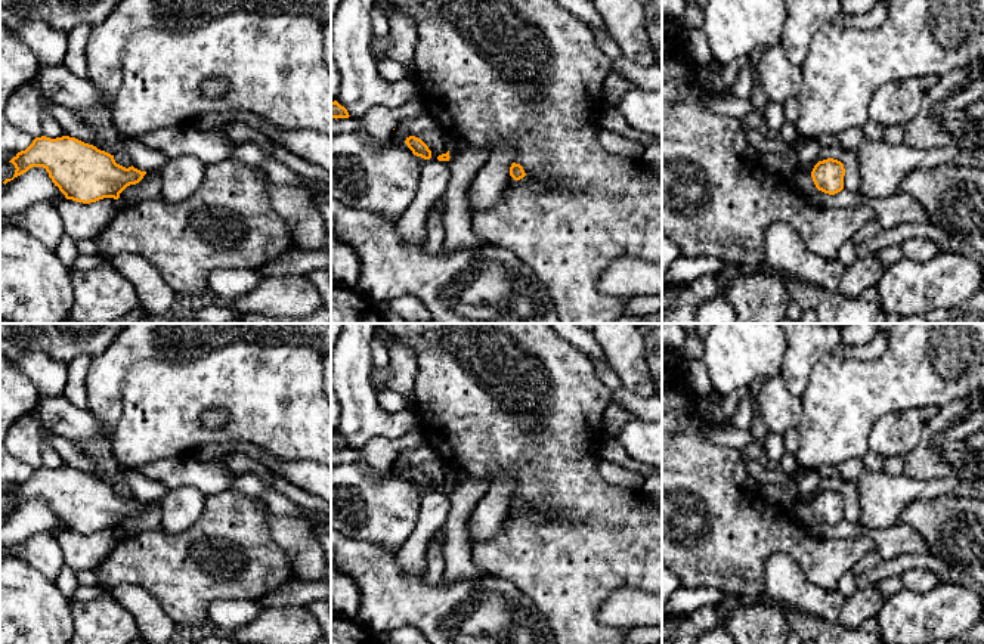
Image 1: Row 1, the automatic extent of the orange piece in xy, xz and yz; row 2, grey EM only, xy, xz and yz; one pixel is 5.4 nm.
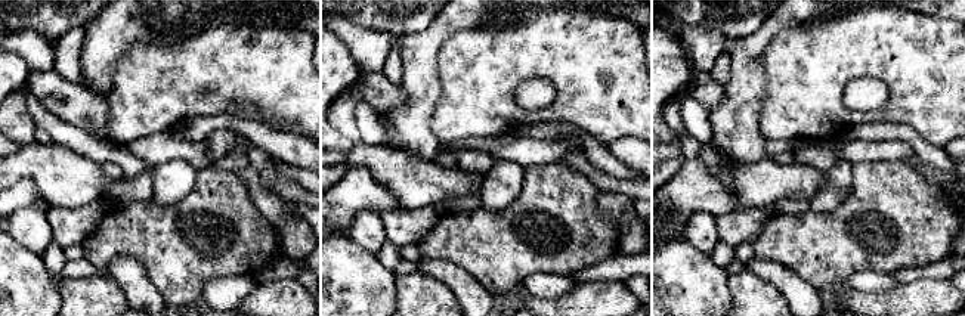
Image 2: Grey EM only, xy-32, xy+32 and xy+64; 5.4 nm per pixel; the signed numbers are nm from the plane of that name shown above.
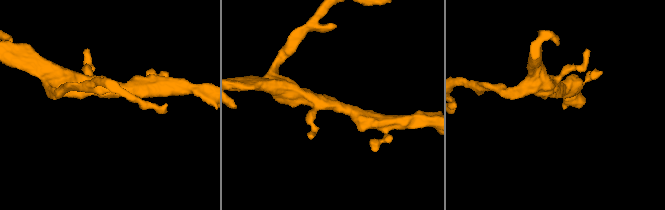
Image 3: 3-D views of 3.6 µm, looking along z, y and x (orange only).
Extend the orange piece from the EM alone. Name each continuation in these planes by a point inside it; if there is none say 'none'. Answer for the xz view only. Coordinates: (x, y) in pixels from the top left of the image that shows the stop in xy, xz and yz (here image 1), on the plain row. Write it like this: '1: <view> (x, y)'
none

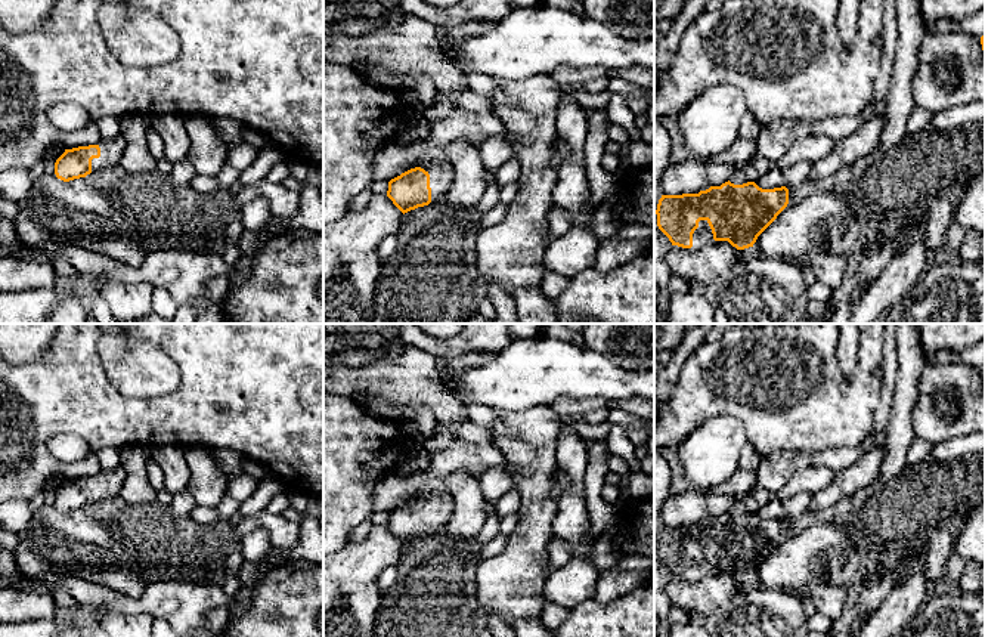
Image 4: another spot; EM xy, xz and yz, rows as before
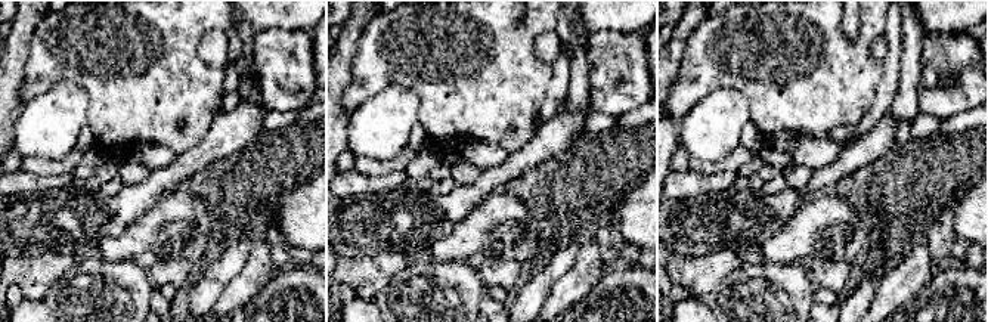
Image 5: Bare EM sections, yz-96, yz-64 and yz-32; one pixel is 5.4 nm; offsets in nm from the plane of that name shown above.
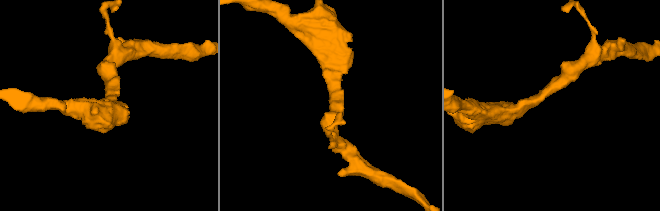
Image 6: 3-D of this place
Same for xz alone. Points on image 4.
1: xz (440, 504)

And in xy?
1: xy (111, 481)

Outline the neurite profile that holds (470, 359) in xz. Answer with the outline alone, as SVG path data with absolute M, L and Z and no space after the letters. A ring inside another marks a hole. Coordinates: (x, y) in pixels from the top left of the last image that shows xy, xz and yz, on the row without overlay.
M467 352L452 359L437 359L437 365L446 371L446 377L452 378L458 374L490 362L498 352Z

